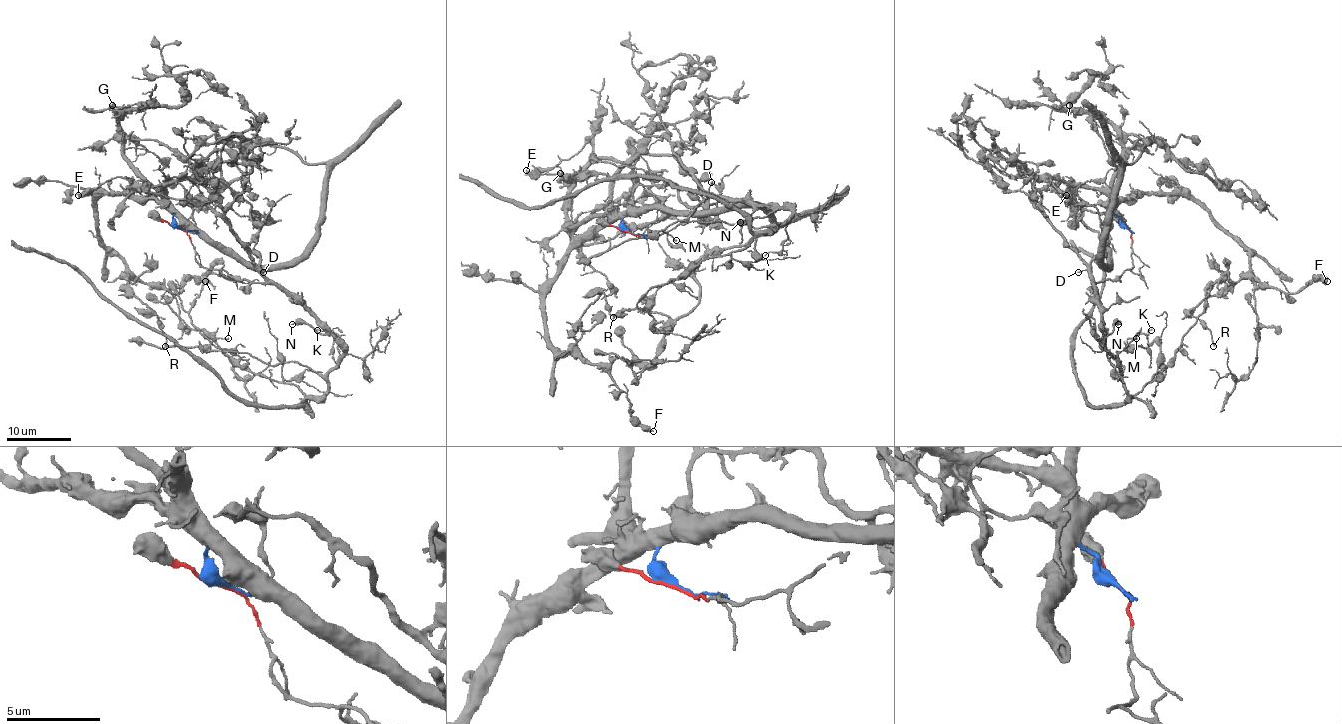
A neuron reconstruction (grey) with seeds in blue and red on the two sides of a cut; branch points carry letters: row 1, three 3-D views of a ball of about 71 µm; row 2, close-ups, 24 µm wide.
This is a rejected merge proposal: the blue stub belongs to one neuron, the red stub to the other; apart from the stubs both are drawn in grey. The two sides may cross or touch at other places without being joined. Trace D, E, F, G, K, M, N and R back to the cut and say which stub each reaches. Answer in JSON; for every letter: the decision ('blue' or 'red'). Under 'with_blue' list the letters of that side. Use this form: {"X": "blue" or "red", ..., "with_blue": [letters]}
{"D": "red", "E": "blue", "F": "blue", "G": "blue", "K": "red", "M": "red", "N": "red", "R": "blue", "with_blue": ["E", "F", "G", "R"]}

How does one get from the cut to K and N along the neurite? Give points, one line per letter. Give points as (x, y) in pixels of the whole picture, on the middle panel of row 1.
K: (627, 231), (651, 238), (668, 233), (709, 196), (786, 207), (791, 212), (787, 239), (783, 249), (765, 255)
N: (627, 231), (651, 238), (668, 233), (709, 196), (747, 199), (766, 204), (773, 210), (739, 221)

